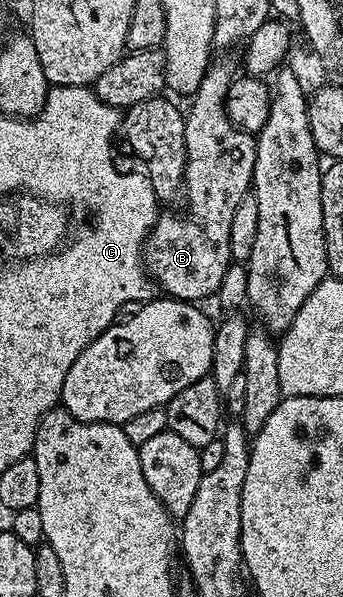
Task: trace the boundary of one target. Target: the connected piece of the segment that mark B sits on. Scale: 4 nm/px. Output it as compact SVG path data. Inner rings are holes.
M215 61L206 70L204 80L200 80L198 93L193 95L190 111L185 111L186 119L186 180L184 199L186 215L159 213L158 221L150 230L144 247L144 265L151 278L167 295L181 298L183 302L197 303L198 298L217 295L224 272L228 271L232 259L228 248L228 235L232 228L232 216L240 200L251 189L256 164L256 142L245 130L239 130L226 114L226 93L233 84L236 71L226 62Z

